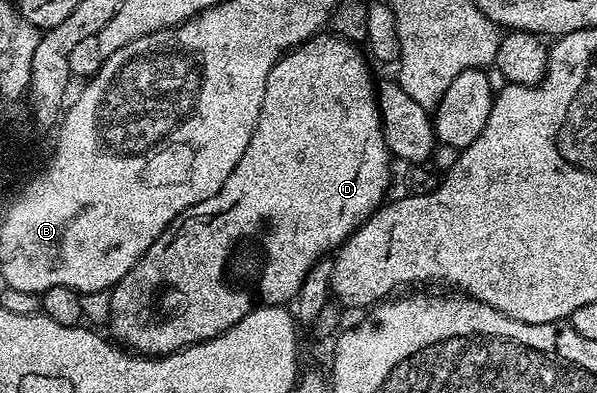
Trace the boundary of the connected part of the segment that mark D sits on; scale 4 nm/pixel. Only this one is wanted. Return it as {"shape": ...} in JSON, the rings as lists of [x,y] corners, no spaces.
{"shape":[[[318,34],[312,40],[306,40],[300,46],[286,51],[267,74],[253,137],[247,150],[243,150],[243,156],[239,158],[235,170],[231,170],[227,182],[223,182],[221,189],[211,198],[194,204],[188,212],[165,228],[163,234],[159,234],[156,242],[141,255],[139,262],[131,271],[119,283],[113,285],[109,296],[107,332],[110,332],[108,335],[118,345],[145,358],[160,358],[176,352],[178,348],[187,348],[190,344],[202,344],[205,340],[222,336],[227,329],[235,327],[244,316],[256,311],[257,308],[288,305],[318,260],[328,257],[330,253],[340,248],[351,233],[361,227],[381,207],[386,199],[385,187],[389,184],[391,153],[385,147],[385,135],[381,129],[381,109],[377,106],[375,83],[373,84],[372,78],[369,77],[370,61],[368,59],[365,61],[361,57],[361,48],[356,43],[349,43],[338,35],[325,35]]]}

